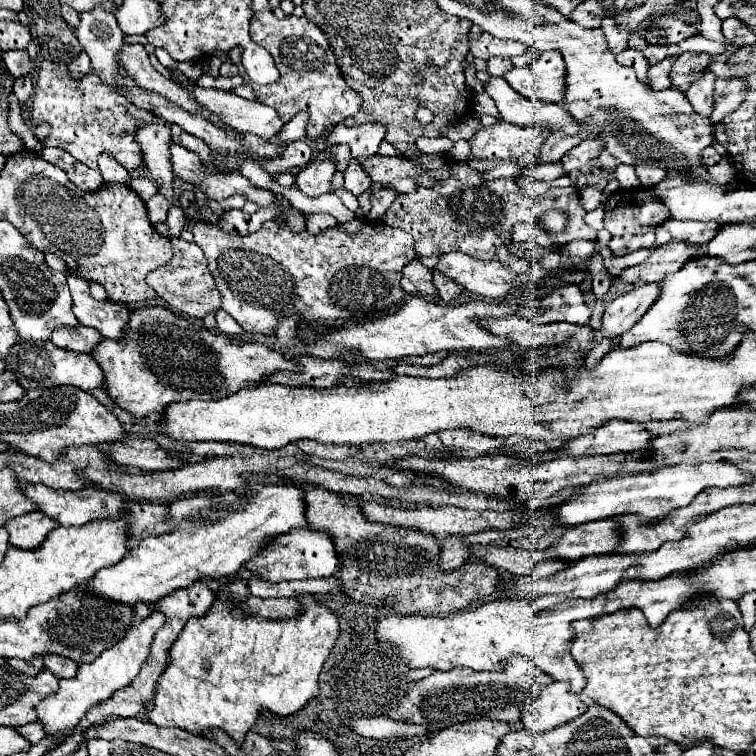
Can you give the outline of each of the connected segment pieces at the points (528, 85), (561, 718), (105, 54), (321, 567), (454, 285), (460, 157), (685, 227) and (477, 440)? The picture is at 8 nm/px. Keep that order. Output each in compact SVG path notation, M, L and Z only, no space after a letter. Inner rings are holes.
M540 52L530 66L512 68L504 80L522 96L540 102L562 102L564 96L564 60L560 52Z
M552 682L522 710L522 722L532 732L546 732L580 716L588 706L570 692L568 682Z
M94 6L88 12L80 12L80 26L76 28L76 38L80 40L80 44L84 46L84 52L90 56L92 60L92 70L98 74L98 78L112 88L112 92L116 94L124 94L124 84L122 84L122 76L120 72L126 72L124 64L120 62L120 52L124 46L124 34L120 32L116 18L112 16L112 12L108 12L104 6Z
M296 530L288 532L288 536L280 536L276 544L264 556L256 556L248 564L244 564L252 574L258 574L264 580L270 582L284 582L284 580L304 580L304 578L322 578L322 576L332 576L338 570L344 568L336 544L330 534L326 532L316 532L316 530Z
M432 270L432 274L434 274L434 286L438 288L438 294L440 294L440 298L442 298L444 302L452 302L452 300L458 298L458 294L464 290L458 282L450 280L450 278L444 276L442 272Z
M460 140L456 142L454 146L454 152L452 152L452 160L464 162L464 160L470 160L470 144L466 140Z
M668 218L668 222L664 220L660 226L664 230L668 230L672 238L678 238L678 240L688 242L688 244L706 244L716 234L716 228L720 228L720 224L676 222L676 220L670 220L670 218Z
M454 428L454 430L440 430L438 438L446 448L464 448L472 450L478 454L484 452L494 452L504 444L504 438L492 438L492 436L482 436L480 432L472 428Z

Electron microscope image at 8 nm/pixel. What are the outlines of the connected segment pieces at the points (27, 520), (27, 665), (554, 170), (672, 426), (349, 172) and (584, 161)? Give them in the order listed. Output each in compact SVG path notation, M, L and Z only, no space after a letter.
M30 512L24 516L16 516L6 522L6 530L10 534L10 544L18 548L38 548L44 536L56 528L58 524L50 520L42 512Z
M36 656L36 658L32 658L32 660L16 660L16 658L10 658L8 664L10 664L12 668L16 668L16 670L28 674L28 676L36 676L36 674L40 674L42 668L44 668L44 658L42 658L42 656Z
M536 164L536 166L530 166L530 168L524 168L520 174L516 174L514 178L520 178L520 176L526 176L526 178L534 178L534 180L542 180L542 182L550 182L550 180L556 180L560 178L564 172L560 172L560 164Z
M648 420L648 422L644 422L644 428L650 434L660 436L660 434L670 434L674 430L686 428L686 420Z
M352 158L350 166L344 172L344 188L358 198L370 186L372 186L372 182L368 180L368 174L364 174L364 168L360 168L360 162Z
M588 138L582 144L574 146L572 150L568 150L562 156L562 168L564 172L572 172L572 170L582 170L584 166L588 166L588 162L592 160L592 156L596 156L596 148L604 148L604 142L600 138Z

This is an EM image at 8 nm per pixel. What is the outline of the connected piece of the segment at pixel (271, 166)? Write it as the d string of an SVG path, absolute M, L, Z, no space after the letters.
M296 140L296 142L288 144L288 148L282 152L282 156L262 160L262 168L270 176L276 176L276 174L282 174L282 172L286 172L290 168L310 164L310 160L312 160L312 148L306 142Z

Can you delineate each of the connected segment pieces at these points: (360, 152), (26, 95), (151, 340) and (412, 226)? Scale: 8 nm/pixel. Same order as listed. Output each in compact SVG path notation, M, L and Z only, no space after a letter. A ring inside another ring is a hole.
M336 124L326 136L326 144L348 144L354 158L368 158L378 152L380 142L384 140L384 126L382 124L364 124L364 126L346 126Z
M22 76L22 78L16 78L14 80L14 94L16 98L24 104L32 98L34 94L34 84L32 84L32 78L30 76Z
M140 306L130 314L124 338L102 338L90 356L104 372L104 390L132 416L162 412L172 402L184 400L220 400L242 388L250 388L278 370L294 370L296 360L258 344L226 338L192 324L190 318L178 316L164 306Z
M456 162L450 164L448 170L448 178L444 180L444 184L440 184L440 188L420 188L420 192L416 194L398 194L398 198L394 200L394 204L388 208L386 212L386 224L400 228L408 234L414 236L414 246L416 246L416 254L418 256L432 256L436 252L464 252L476 258L492 258L494 250L500 246L500 236L508 238L512 232L512 226L516 222L538 222L544 210L550 208L558 208L562 212L572 214L584 214L576 192L572 192L570 188L550 188L544 196L540 198L526 198L524 190L518 188L518 184L512 178L500 178L494 180L492 184L484 186L482 184L482 176L478 172L472 172L470 168L456 168Z

